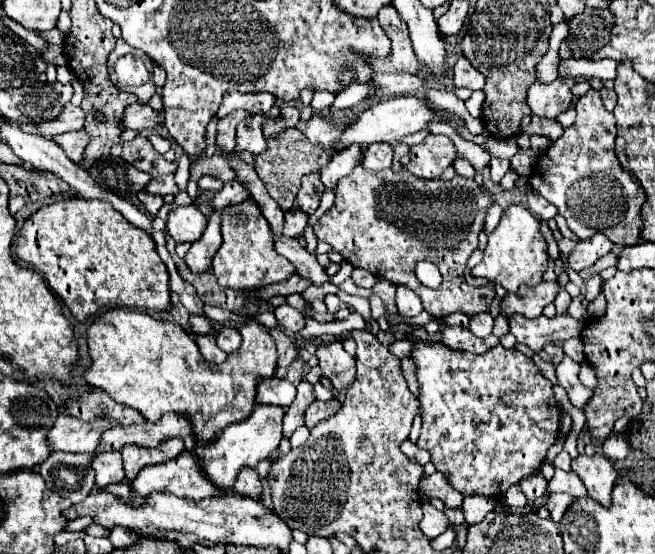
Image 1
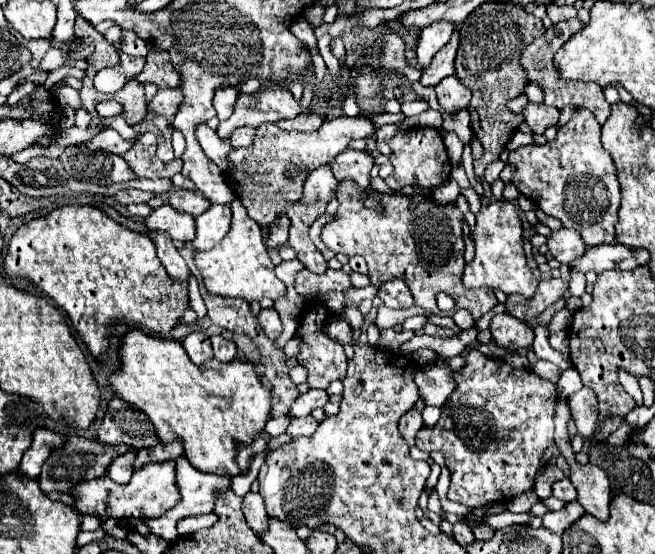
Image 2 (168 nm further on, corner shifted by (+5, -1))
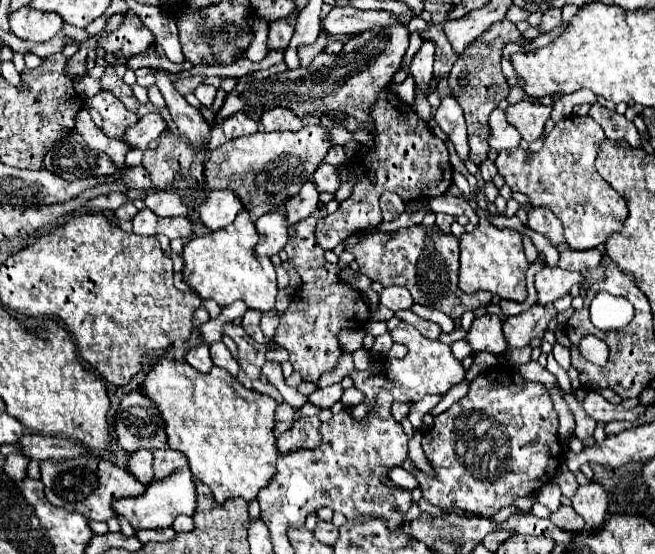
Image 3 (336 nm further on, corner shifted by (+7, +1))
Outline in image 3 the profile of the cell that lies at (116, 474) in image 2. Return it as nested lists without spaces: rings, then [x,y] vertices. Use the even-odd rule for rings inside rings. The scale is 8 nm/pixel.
[[[139,449],[137,453],[133,453],[131,461],[129,461],[129,471],[143,485],[149,485],[155,479],[155,475],[153,475],[153,453],[145,451],[145,449]]]

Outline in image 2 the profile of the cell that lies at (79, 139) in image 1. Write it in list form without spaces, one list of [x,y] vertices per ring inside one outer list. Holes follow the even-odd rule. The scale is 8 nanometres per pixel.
[[[107,129],[97,133],[93,139],[83,143],[89,149],[99,149],[99,151],[107,151],[107,153],[115,153],[115,155],[123,155],[131,145],[135,145],[135,141],[125,141],[115,129]]]

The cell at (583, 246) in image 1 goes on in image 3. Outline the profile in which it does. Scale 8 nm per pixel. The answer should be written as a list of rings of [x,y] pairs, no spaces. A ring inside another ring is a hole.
[[[533,207],[527,215],[529,215],[527,225],[533,231],[543,233],[555,247],[559,243],[565,243],[563,233],[561,233],[561,221],[557,221],[557,217],[551,213],[549,207]]]

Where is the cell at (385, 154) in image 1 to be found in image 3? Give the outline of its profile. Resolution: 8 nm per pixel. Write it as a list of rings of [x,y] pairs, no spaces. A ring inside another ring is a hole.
[[[321,163],[317,171],[313,173],[313,183],[319,193],[335,193],[339,189],[339,179],[337,179],[337,167]]]

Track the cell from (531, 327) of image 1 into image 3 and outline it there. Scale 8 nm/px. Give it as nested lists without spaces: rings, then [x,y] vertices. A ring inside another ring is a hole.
[[[483,315],[477,317],[471,325],[471,329],[467,331],[465,341],[471,345],[473,353],[479,351],[489,351],[493,355],[499,355],[507,349],[505,345],[505,337],[501,333],[501,319],[497,315]]]

